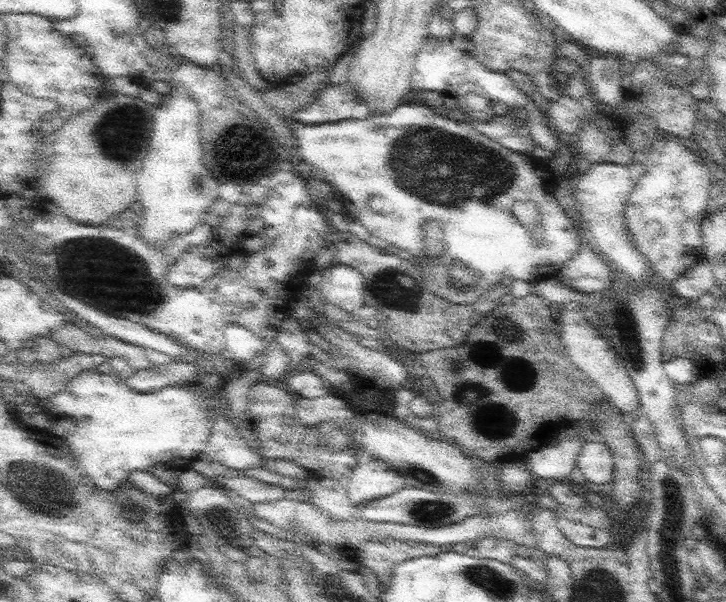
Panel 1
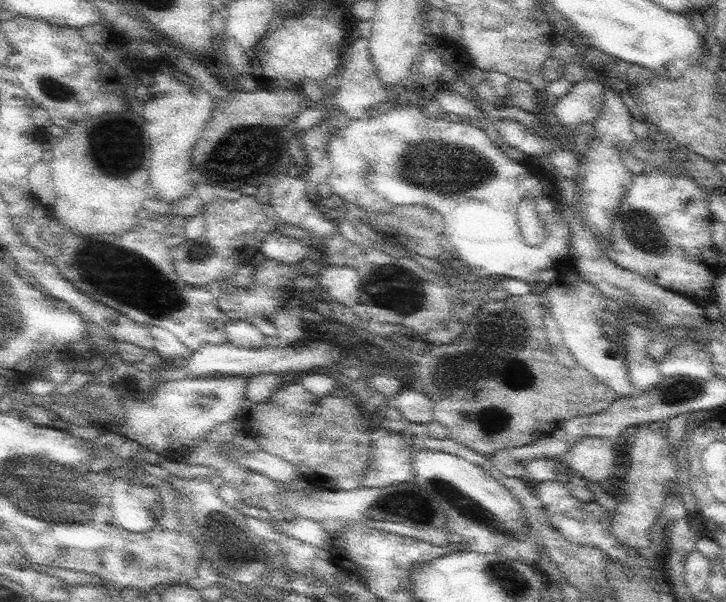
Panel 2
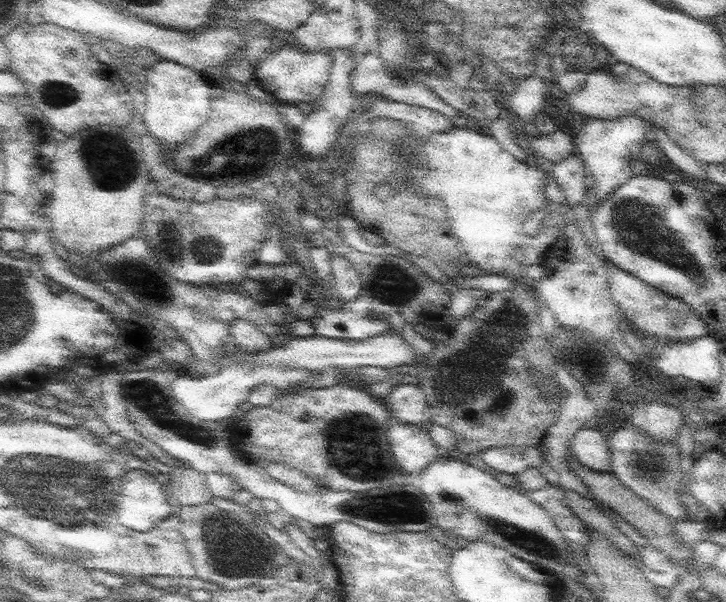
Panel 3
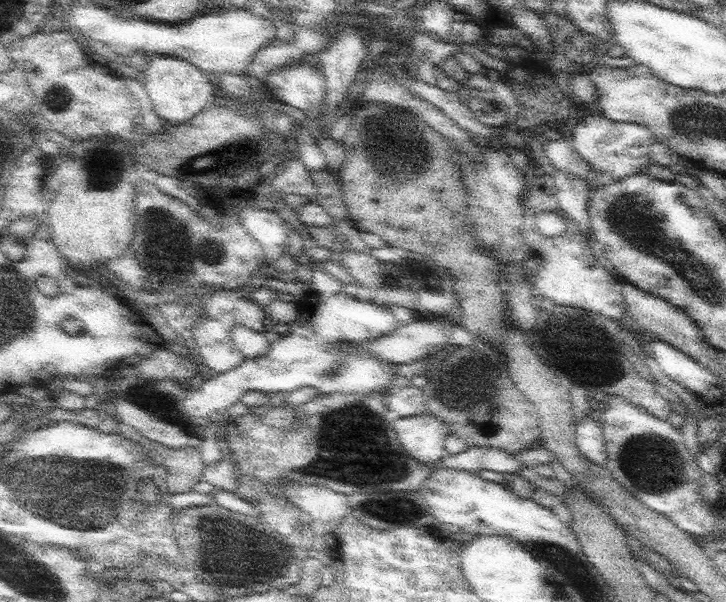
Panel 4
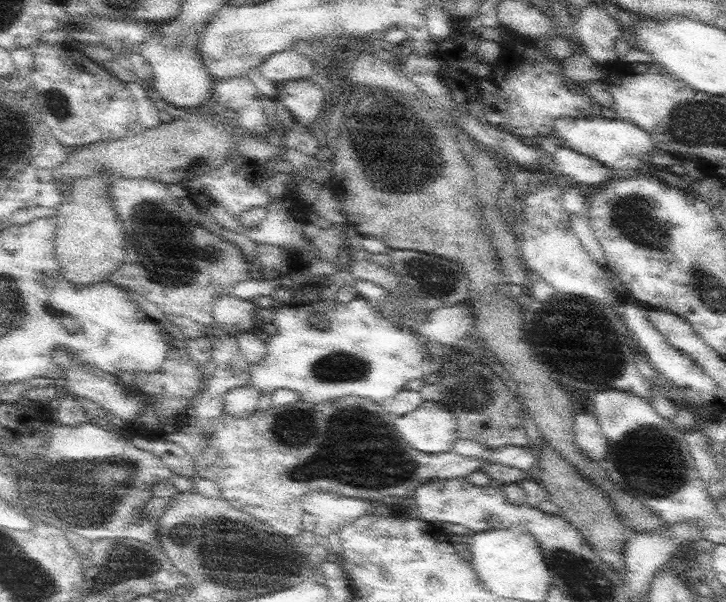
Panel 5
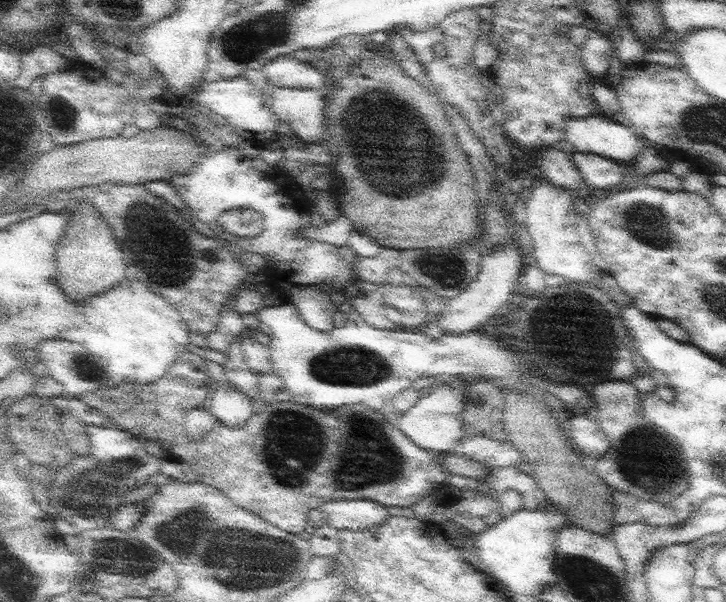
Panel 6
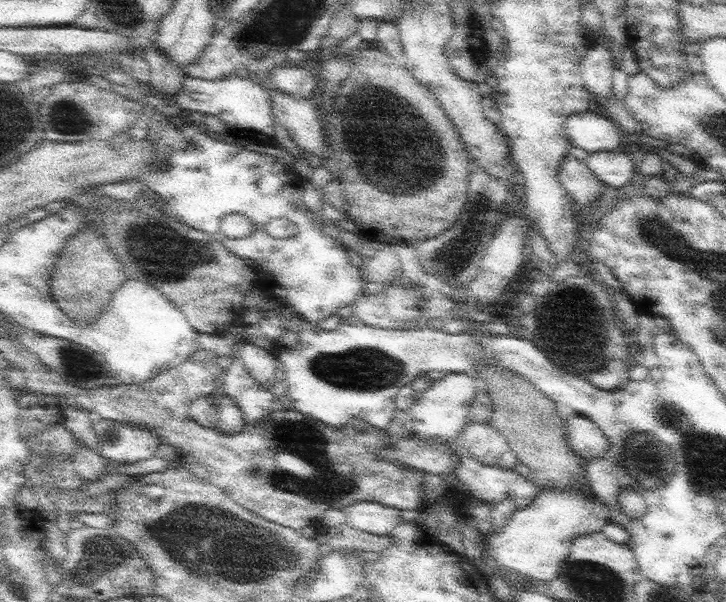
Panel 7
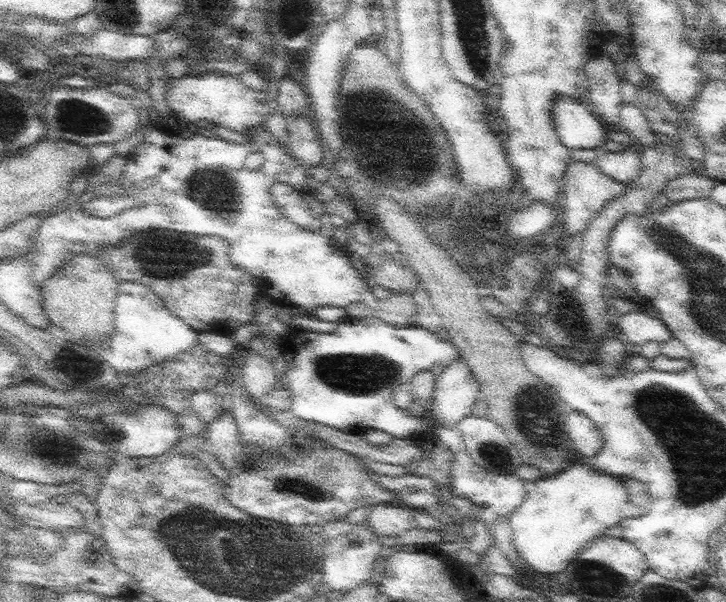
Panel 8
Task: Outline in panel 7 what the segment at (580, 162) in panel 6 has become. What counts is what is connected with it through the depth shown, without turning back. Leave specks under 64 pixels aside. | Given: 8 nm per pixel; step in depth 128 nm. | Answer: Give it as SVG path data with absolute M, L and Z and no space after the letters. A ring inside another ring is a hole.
M628 148L588 153L584 162L601 182L612 188L621 188L627 184L638 170L630 158Z

